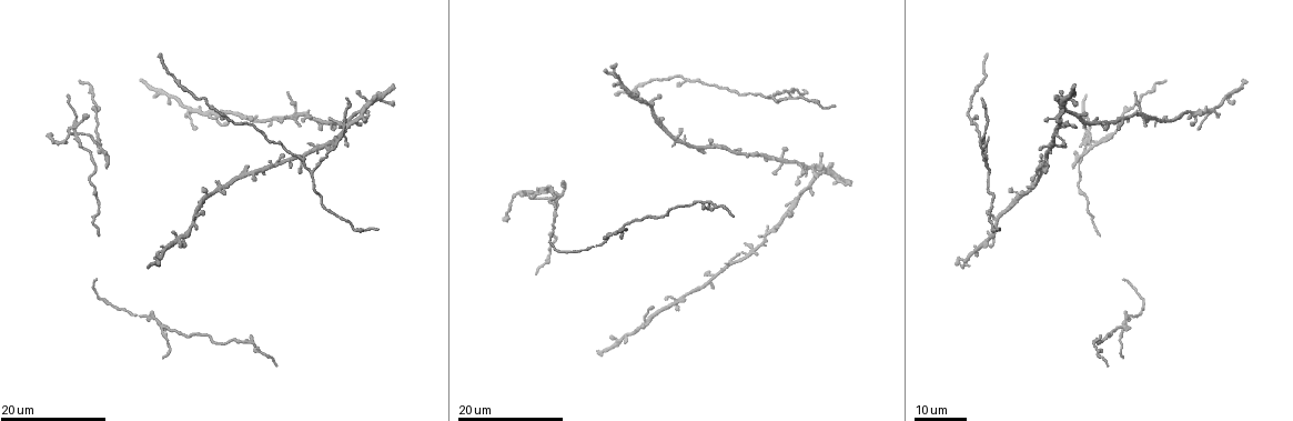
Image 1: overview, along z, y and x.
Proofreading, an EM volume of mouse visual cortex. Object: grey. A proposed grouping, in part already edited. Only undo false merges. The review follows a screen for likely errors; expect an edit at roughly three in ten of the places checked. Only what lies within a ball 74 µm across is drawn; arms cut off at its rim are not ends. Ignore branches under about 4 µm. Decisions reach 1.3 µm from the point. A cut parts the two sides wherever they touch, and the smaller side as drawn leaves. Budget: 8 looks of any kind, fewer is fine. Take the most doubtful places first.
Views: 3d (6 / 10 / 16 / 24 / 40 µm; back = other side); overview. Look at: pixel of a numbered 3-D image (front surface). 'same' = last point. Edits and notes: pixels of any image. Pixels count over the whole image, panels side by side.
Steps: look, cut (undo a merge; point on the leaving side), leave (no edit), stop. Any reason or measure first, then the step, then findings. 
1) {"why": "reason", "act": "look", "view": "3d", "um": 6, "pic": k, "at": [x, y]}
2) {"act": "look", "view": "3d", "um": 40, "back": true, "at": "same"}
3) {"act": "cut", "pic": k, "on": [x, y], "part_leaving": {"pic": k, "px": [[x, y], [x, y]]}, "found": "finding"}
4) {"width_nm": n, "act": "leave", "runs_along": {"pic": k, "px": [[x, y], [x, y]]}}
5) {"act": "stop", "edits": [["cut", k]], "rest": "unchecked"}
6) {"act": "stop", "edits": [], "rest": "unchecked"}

{"why": "four or more arms meet", "act": "look", "view": "3d", "um": 24, "pic": 1, "at": [1123, 327]}

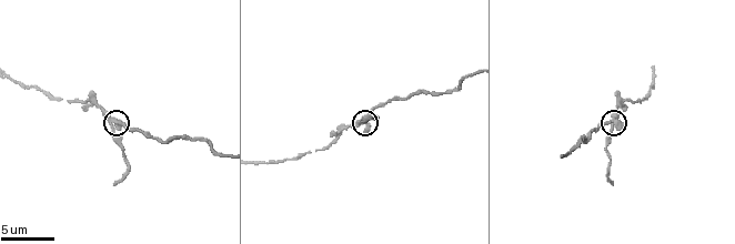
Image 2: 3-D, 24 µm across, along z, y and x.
{"act": "look", "view": "3d", "um": 6, "pic": 2, "at": [610, 123]}

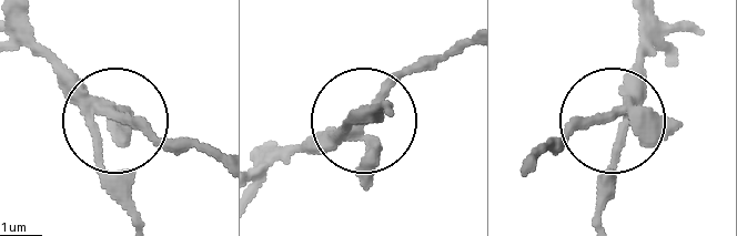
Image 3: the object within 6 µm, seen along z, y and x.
{"width_nm": 250, "act": "cut", "pic": 3, "on": [128, 144], "part_leaving": {"pic": 3, "px": [[89, 103], [107, 184], [134, 226]]}, "found": "two neurons meet here"}

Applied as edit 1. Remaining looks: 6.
{"why": "redraw", "act": "look", "view": "overview"}

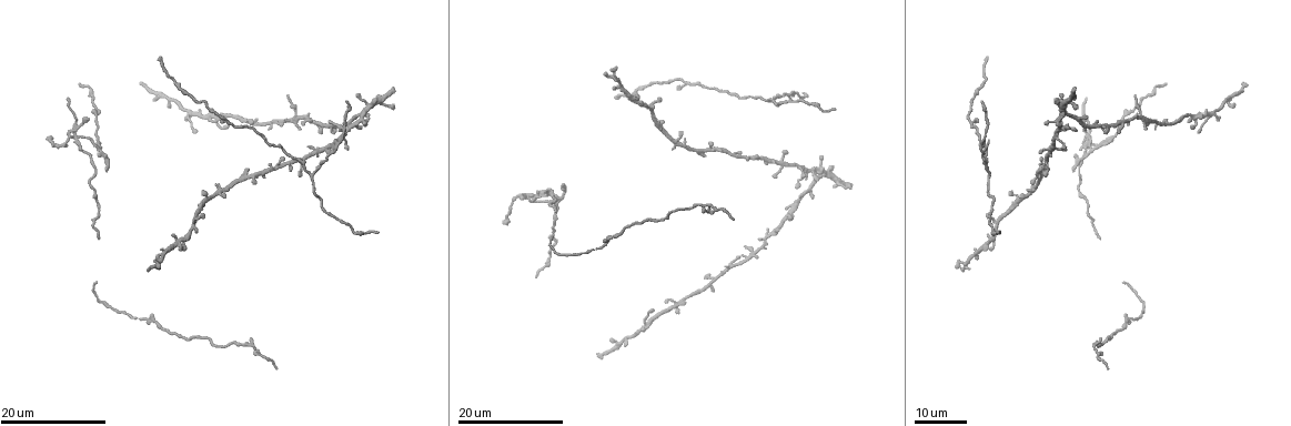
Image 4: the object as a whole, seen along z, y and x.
{"why": "arms part here", "act": "look", "view": "3d", "um": 16, "pic": 4, "at": [982, 149]}

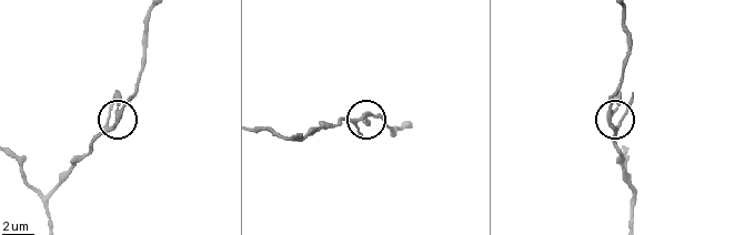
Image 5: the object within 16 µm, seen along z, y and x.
{"why": "zoom in", "act": "look", "view": "3d", "um": 10, "pic": 5, "at": [611, 126]}

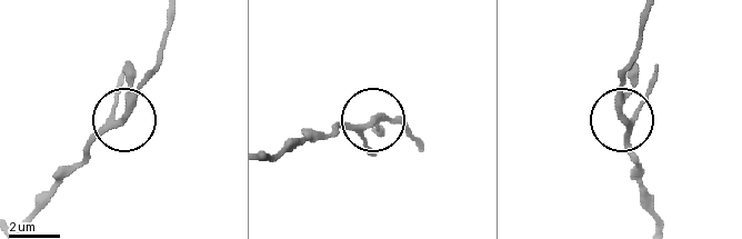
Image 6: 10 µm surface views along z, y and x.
{"act": "leave", "found": "continuous, no second neuron"}

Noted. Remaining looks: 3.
{"why": "three arms meet", "act": "look", "view": "3d", "um": 24, "pic": 4, "at": [311, 177]}

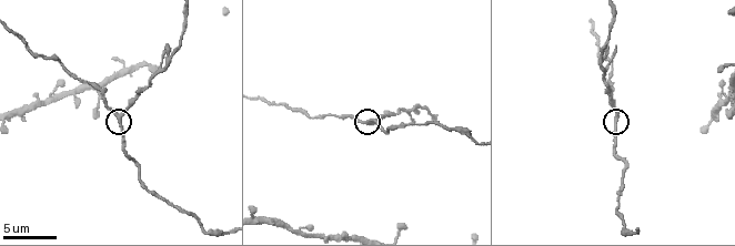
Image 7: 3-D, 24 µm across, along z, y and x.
{"act": "look", "view": "3d", "um": 10, "pic": 7, "at": [366, 123]}

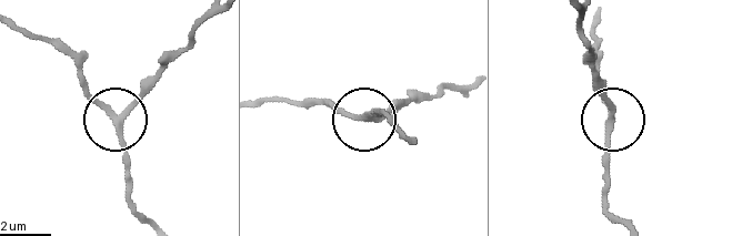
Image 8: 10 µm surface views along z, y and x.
{"arms": 3, "act": "leave", "found": "all the same neuron"}

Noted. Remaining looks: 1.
{"act": "stop", "edits": [["cut", 3]], "rest": "unchecked"}

